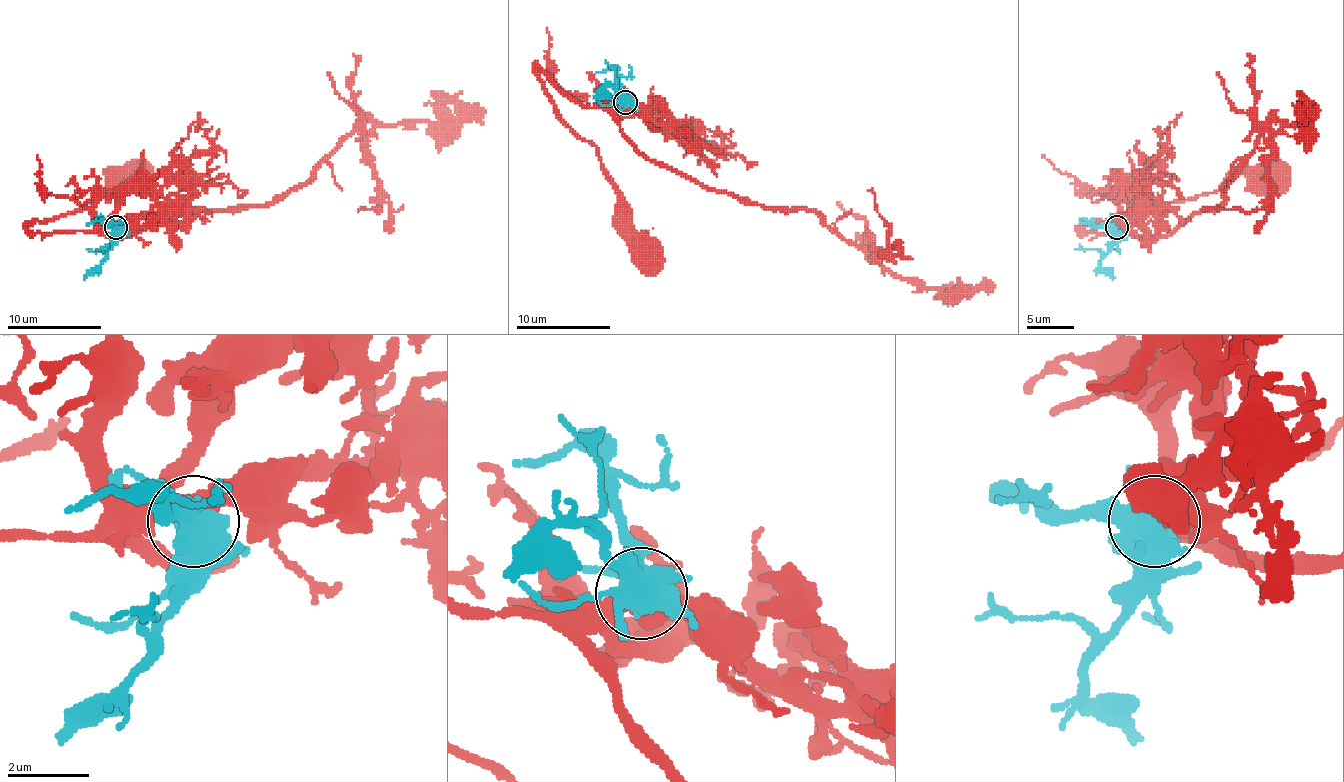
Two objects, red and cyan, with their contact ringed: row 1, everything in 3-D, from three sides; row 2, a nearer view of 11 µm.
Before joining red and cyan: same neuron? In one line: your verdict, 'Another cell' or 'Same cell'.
Same cell

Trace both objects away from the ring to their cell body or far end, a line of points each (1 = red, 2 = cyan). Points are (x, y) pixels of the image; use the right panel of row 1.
1: (1117, 228), (1084, 228), (1134, 221), (1162, 202), (1216, 192), (1240, 174), (1268, 178)
2: (1117, 228), (1117, 242), (1101, 261), (1101, 268), (1113, 280)

